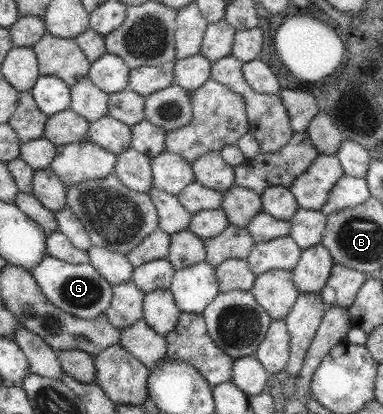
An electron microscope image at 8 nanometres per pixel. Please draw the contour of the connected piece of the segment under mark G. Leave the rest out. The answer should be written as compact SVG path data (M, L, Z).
M47 254L42 262L33 268L31 274L39 282L43 294L57 308L62 308L64 312L70 312L73 316L83 320L91 320L105 315L108 308L111 308L113 300L113 287L108 280L100 275L99 270L88 264L70 264L65 260L58 260L54 256Z

